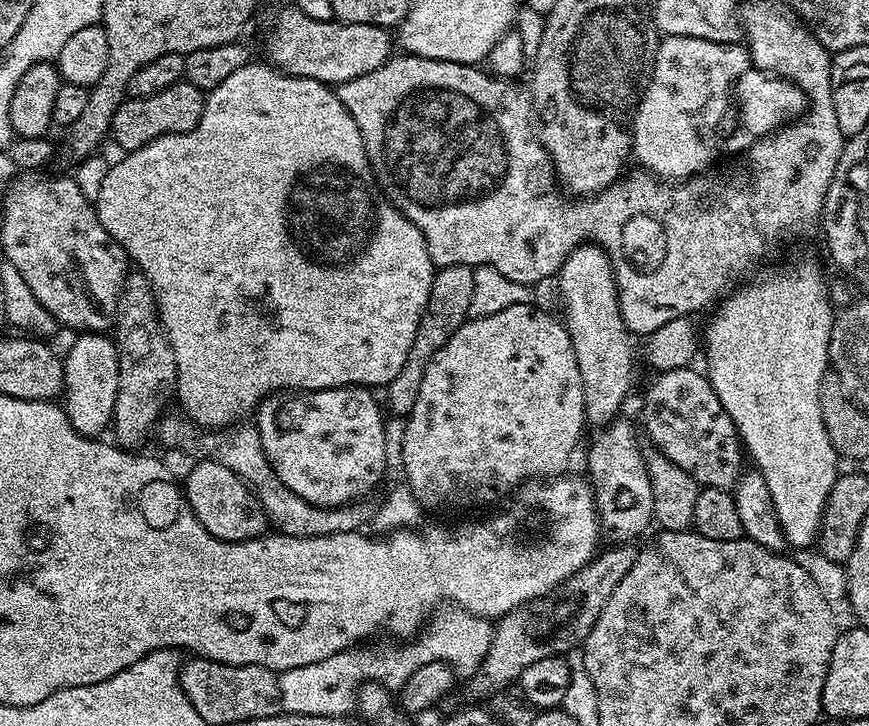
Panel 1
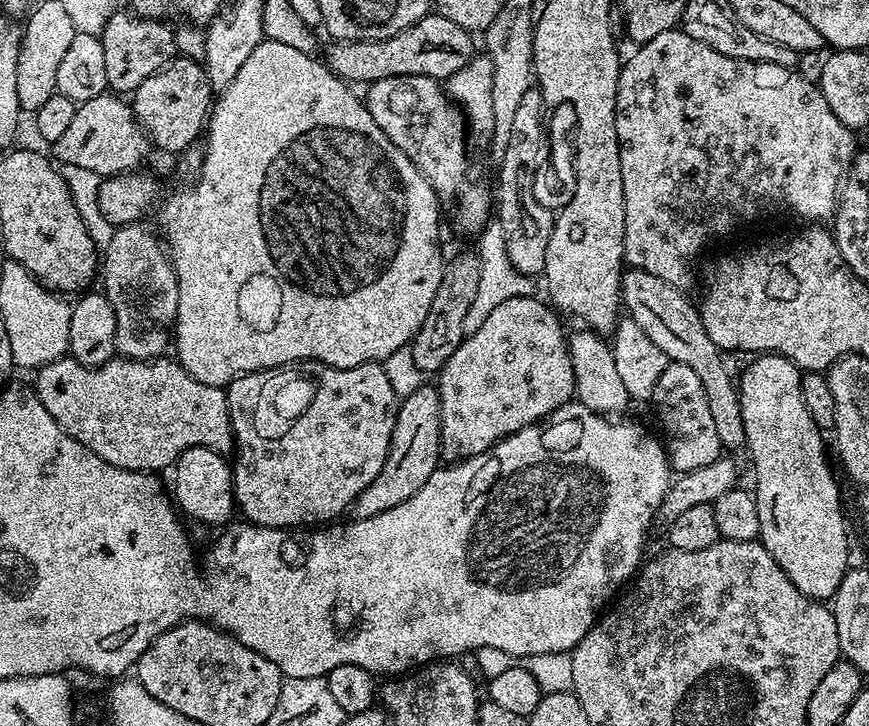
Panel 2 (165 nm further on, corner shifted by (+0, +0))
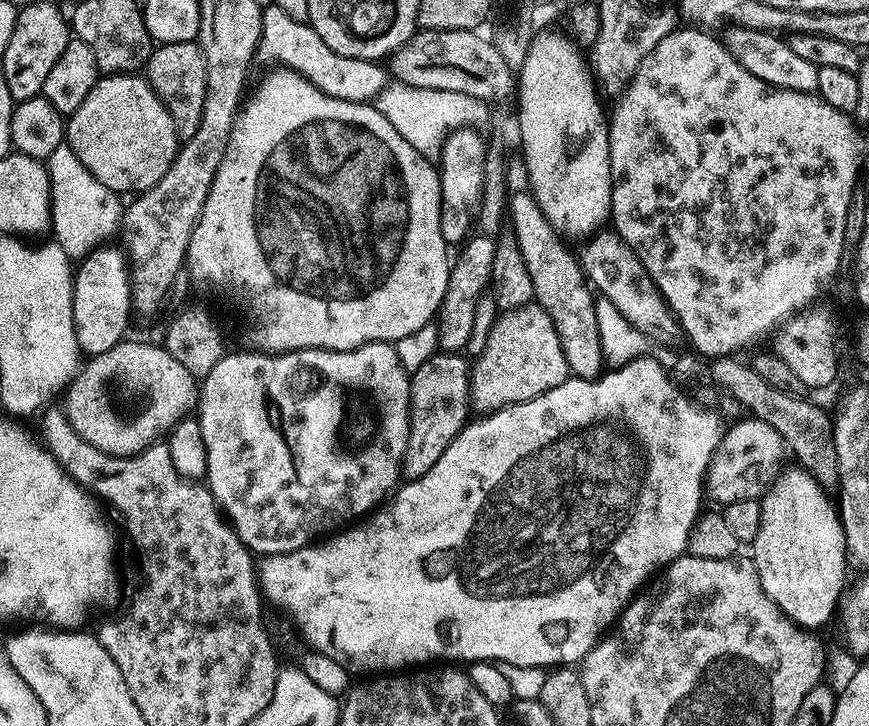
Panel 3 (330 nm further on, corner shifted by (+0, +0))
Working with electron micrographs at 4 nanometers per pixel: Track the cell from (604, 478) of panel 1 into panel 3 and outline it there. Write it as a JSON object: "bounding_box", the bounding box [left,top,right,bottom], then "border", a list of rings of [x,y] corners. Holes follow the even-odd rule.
{"bounding_box":[506,191,606,380],"border":[[[513,191],[507,197],[506,216],[509,221],[512,219],[510,231],[516,236],[518,250],[522,250],[522,262],[526,262],[530,282],[534,282],[535,303],[550,314],[550,322],[554,322],[554,330],[558,330],[558,342],[562,342],[569,373],[581,380],[601,375],[606,361],[598,338],[597,297],[586,283],[577,253],[564,245],[565,237],[548,221],[531,191]]]}

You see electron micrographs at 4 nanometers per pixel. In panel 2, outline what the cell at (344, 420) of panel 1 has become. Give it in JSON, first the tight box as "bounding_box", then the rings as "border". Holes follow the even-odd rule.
{"bounding_box":[227,360,398,530],"border":[[[371,360],[353,368],[330,368],[318,366],[318,392],[314,398],[292,418],[282,434],[276,434],[276,446],[256,436],[252,428],[252,414],[262,390],[262,373],[245,372],[227,385],[228,413],[232,423],[234,457],[232,468],[232,491],[234,504],[245,521],[260,528],[283,528],[300,530],[305,526],[324,526],[336,522],[343,512],[378,478],[382,462],[390,450],[390,438],[394,434],[398,399],[386,376],[383,363]]]}

